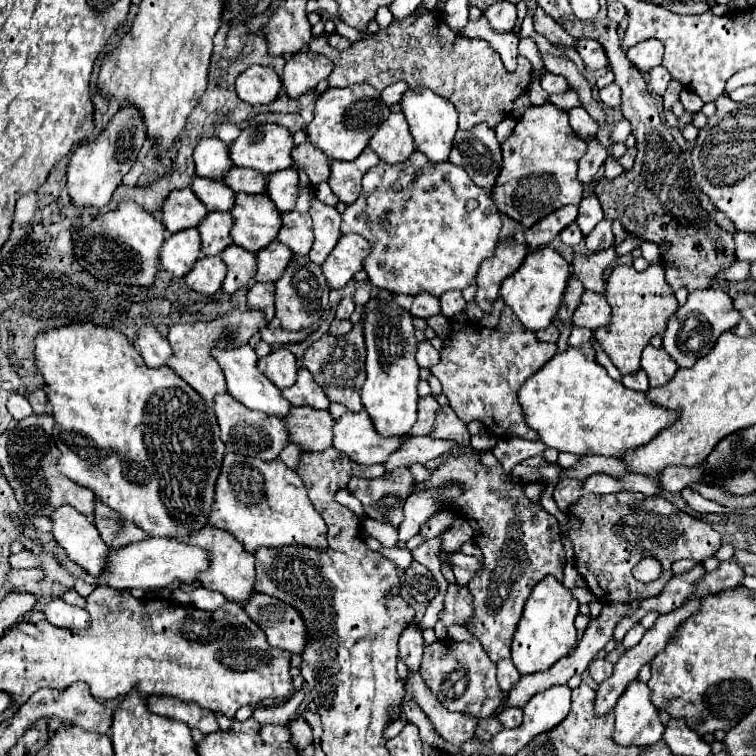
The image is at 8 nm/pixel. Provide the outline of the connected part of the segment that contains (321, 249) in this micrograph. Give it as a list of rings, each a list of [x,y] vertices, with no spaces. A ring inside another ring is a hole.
[[[297,167],[301,185],[306,187],[311,194],[311,217],[313,217],[313,231],[315,231],[315,243],[309,251],[309,259],[315,265],[323,265],[325,259],[329,257],[329,253],[335,249],[339,237],[341,237],[341,215],[337,213],[335,207],[329,207],[325,203],[321,203],[315,196],[314,188],[310,184],[309,177],[305,175],[305,171],[301,167]]]

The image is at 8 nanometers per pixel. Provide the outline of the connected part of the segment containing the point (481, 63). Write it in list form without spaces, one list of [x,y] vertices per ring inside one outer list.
[[[417,9],[401,21],[395,19],[389,27],[351,43],[345,51],[333,49],[325,41],[325,35],[313,37],[309,51],[321,53],[333,61],[335,69],[327,79],[329,87],[349,87],[365,81],[377,91],[383,91],[397,81],[405,81],[409,89],[427,87],[455,105],[459,129],[463,131],[473,129],[479,123],[495,129],[513,111],[513,101],[531,85],[531,63],[525,57],[517,57],[517,69],[509,73],[503,67],[499,53],[495,53],[487,41],[461,37],[431,9],[425,9],[423,13]]]

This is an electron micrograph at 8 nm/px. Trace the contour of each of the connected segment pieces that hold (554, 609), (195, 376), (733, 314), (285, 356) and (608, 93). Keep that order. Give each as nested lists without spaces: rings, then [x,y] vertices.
[[[547,575],[545,579],[541,579],[541,583],[535,585],[525,603],[521,625],[517,625],[511,651],[511,659],[521,675],[547,671],[557,659],[573,651],[577,643],[577,629],[573,621],[577,615],[579,615],[577,599],[561,581],[553,579],[553,575]]]
[[[231,309],[223,315],[219,315],[213,321],[197,321],[193,325],[187,323],[179,323],[179,325],[171,325],[169,327],[169,335],[167,341],[173,347],[173,359],[169,359],[167,367],[171,367],[185,383],[189,383],[207,403],[211,403],[215,399],[215,395],[227,393],[227,383],[223,377],[221,367],[217,365],[217,361],[213,359],[211,351],[213,347],[241,347],[247,345],[249,339],[257,333],[261,333],[261,329],[267,327],[267,319],[265,313],[259,309]]]
[[[709,287],[689,293],[689,299],[683,307],[675,311],[675,315],[667,321],[667,329],[663,333],[663,349],[671,355],[671,359],[679,367],[693,367],[693,363],[707,355],[715,345],[717,337],[723,331],[737,327],[741,313],[733,307],[733,299],[721,287]]]
[[[277,349],[277,351],[261,357],[257,367],[279,389],[291,387],[295,383],[295,379],[297,379],[295,355],[289,349]]]
[[[613,82],[609,87],[599,89],[599,99],[601,99],[605,105],[611,105],[613,109],[617,109],[617,107],[621,105],[621,89]]]

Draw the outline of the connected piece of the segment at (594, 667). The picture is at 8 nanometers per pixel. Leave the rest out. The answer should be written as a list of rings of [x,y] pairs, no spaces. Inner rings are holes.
[[[595,659],[589,665],[589,673],[591,673],[591,677],[597,683],[603,683],[605,679],[609,679],[613,675],[613,663],[611,661],[605,661],[605,659]]]

